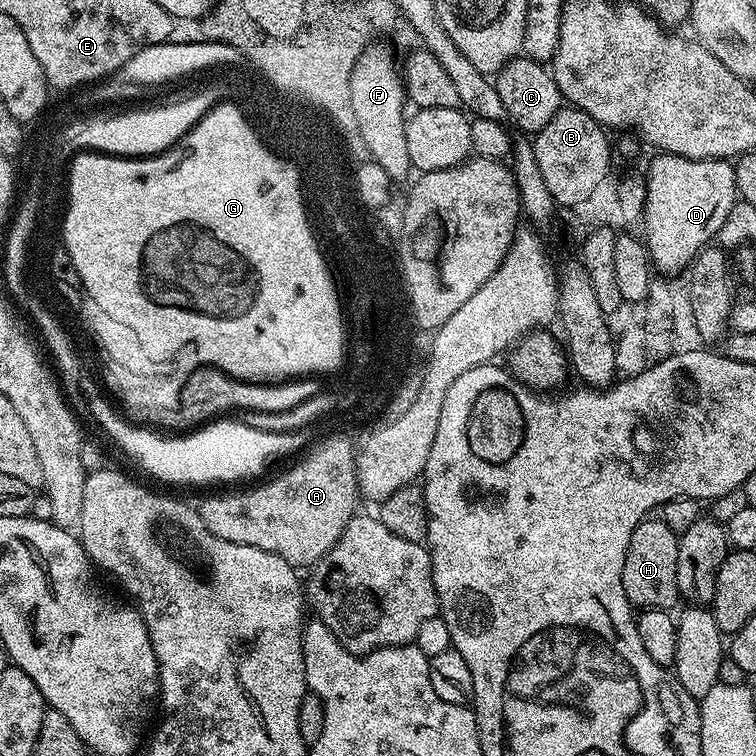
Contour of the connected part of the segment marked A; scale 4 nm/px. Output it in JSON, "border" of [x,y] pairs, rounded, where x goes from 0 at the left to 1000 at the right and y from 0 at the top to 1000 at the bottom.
{"border":[[[442,582],[439,586],[429,587],[429,591],[418,595],[411,594],[406,601],[403,608],[393,611],[388,619],[377,622],[372,630],[365,630],[361,635],[354,635],[351,640],[344,640],[340,646],[328,646],[324,651],[302,651],[298,656],[275,656],[266,667],[262,667],[262,676],[265,680],[265,693],[279,709],[294,712],[299,717],[315,717],[320,722],[341,722],[341,728],[352,728],[357,733],[368,733],[368,738],[373,738],[378,745],[385,746],[388,751],[401,753],[401,746],[406,749],[417,749],[422,741],[431,734],[437,726],[447,717],[447,712],[452,706],[452,701],[458,701],[460,692],[466,689],[466,684],[472,681],[474,672],[471,665],[478,665],[479,657],[476,653],[476,644],[471,636],[471,598],[462,595],[460,590],[454,583]]]}

